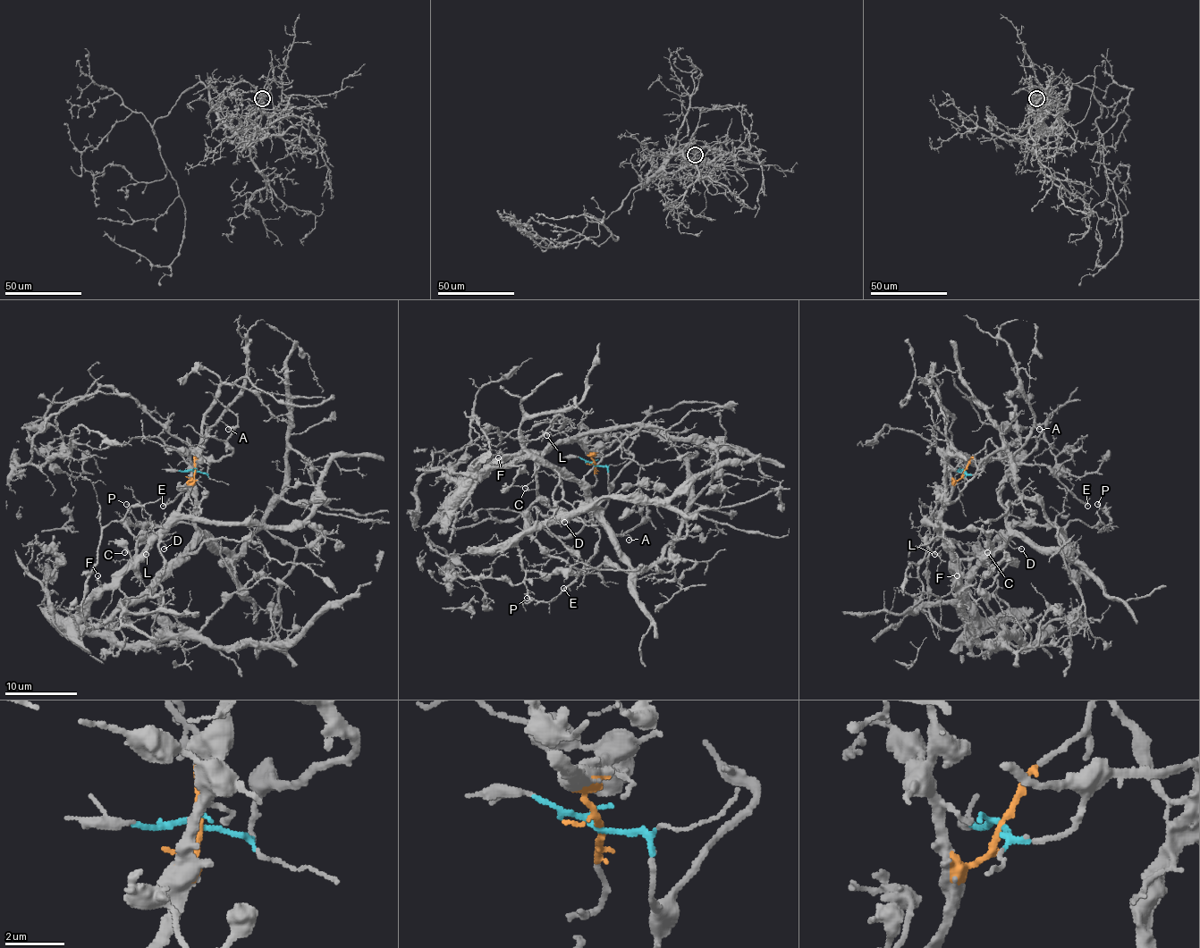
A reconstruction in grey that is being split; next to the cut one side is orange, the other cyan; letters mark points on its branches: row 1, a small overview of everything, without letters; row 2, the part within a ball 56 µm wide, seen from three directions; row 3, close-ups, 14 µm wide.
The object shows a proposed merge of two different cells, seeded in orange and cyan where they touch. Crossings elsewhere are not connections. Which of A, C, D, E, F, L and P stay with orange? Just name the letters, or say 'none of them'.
C, D, F, L, P

